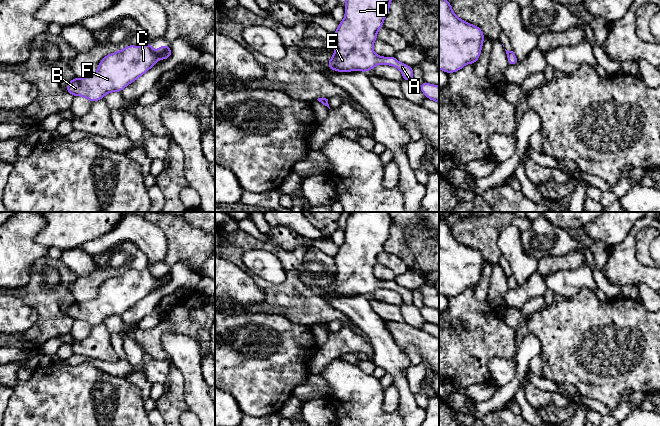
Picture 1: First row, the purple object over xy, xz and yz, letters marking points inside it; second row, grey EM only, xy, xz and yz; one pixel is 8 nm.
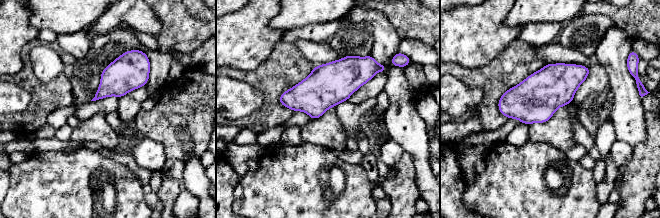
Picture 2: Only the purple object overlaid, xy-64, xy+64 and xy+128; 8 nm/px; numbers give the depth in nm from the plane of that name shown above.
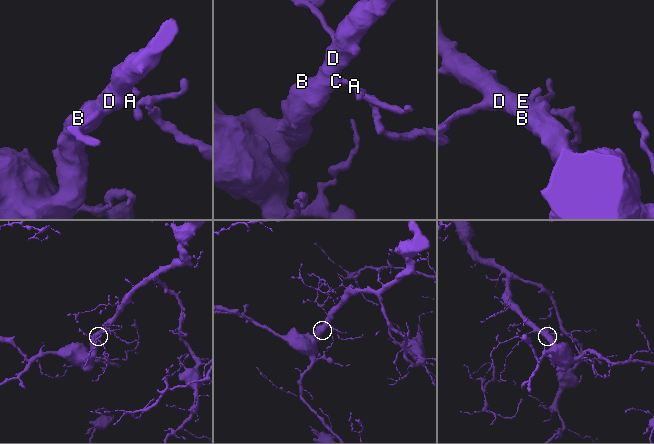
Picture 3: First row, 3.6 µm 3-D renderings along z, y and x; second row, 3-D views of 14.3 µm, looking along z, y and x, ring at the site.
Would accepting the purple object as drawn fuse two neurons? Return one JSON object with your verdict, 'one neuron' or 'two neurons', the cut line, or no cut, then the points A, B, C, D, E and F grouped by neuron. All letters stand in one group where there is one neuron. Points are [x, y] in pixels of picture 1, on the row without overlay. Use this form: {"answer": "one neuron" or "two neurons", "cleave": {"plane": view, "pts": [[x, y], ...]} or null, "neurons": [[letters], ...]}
{"answer": "one neuron", "cleave": null, "neurons": [["A", "B", "C", "D", "E", "F"]]}

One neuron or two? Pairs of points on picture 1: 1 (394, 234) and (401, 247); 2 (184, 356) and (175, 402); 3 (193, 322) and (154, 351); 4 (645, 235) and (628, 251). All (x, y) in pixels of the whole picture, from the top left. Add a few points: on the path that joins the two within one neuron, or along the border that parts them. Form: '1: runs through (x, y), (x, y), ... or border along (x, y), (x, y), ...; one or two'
1: runs through (396, 237), (398, 244); one
2: border along (176, 368), (184, 379), (184, 396); two
3: runs through (180, 322), (171, 322), (166, 325), (154, 338); one
4: border along (649, 225), (637, 235), (636, 258), (644, 266); two

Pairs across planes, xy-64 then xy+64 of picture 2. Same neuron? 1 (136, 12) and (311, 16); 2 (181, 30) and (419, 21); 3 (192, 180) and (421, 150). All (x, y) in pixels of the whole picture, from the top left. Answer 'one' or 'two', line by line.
1: two
2: one
3: one

